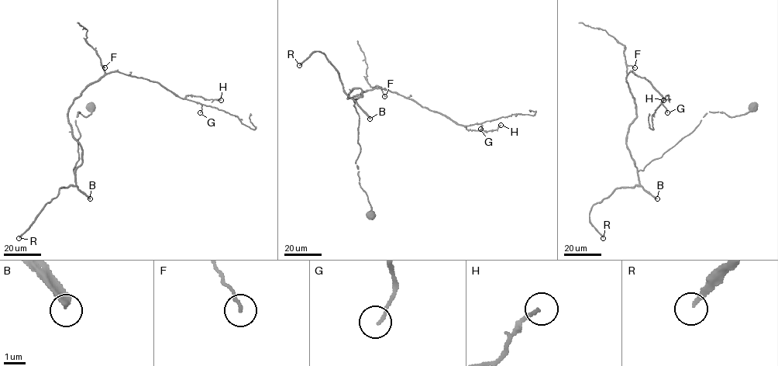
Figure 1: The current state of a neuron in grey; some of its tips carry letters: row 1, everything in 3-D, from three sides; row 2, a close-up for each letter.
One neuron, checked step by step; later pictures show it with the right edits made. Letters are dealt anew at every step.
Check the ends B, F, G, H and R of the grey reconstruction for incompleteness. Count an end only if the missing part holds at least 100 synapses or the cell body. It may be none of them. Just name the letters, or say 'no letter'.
B, R

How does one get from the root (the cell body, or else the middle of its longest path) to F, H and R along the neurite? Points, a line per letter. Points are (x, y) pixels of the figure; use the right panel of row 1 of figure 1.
F: (753, 106), (732, 117), (707, 112), (690, 133), (638, 170), (626, 144), (636, 116), (626, 70), (635, 67)
H: (753, 106), (732, 117), (707, 112), (638, 170), (626, 144), (636, 116), (627, 74), (647, 79), (663, 100)
R: (753, 106), (732, 117), (707, 112), (638, 172), (638, 185), (617, 188), (594, 204), (590, 222), (603, 238)

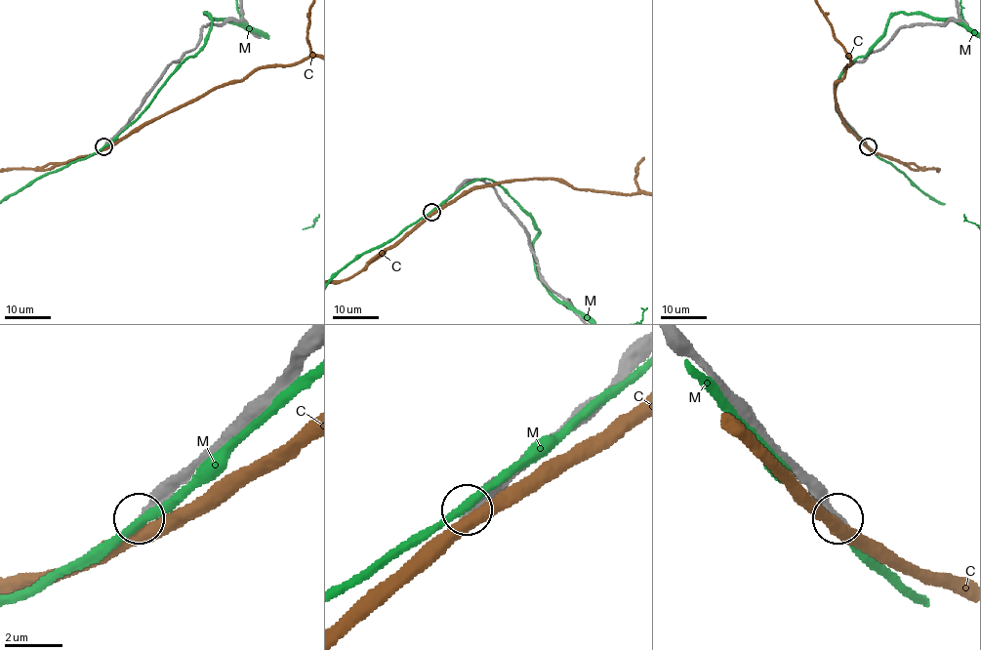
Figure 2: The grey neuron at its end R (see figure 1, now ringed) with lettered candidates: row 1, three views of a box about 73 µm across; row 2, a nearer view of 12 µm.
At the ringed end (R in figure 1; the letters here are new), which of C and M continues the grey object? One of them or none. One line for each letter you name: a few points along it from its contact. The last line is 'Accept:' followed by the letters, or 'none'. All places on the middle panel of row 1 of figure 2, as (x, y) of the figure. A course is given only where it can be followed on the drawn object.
Accept: none

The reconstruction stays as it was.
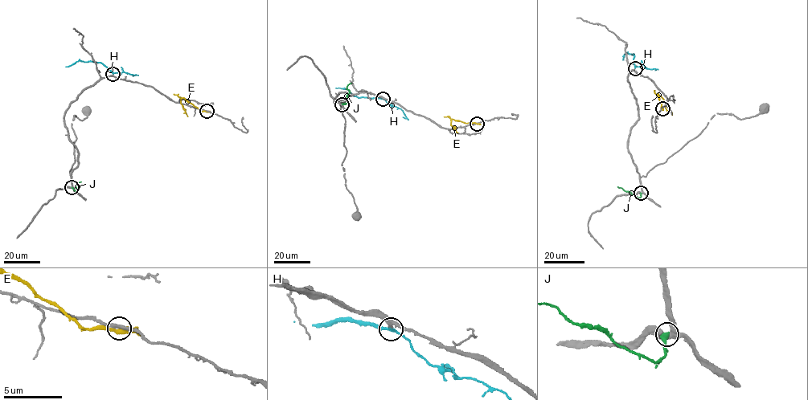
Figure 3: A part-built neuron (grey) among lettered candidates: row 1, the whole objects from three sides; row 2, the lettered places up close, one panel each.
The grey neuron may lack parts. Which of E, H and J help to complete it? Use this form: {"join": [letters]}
{"join": ["H"]}

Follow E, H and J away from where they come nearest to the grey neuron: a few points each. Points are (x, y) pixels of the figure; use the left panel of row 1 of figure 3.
E: (207, 111), (201, 111), (182, 98), (180, 103), (188, 116)
H: (112, 74), (101, 63), (92, 61), (79, 60), (65, 67)
J: (71, 187), (76, 191), (79, 186), (76, 183), (81, 181)

